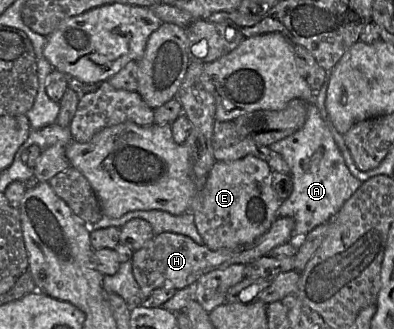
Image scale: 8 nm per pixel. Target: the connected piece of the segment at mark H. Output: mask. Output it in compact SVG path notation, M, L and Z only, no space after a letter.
M278 217L261 236L250 243L231 248L211 250L204 244L197 244L183 234L163 232L155 235L142 248L134 251L132 257L133 275L137 281L142 299L147 300L152 292L163 286L176 290L194 287L197 280L204 274L225 268L231 264L248 264L264 255L274 247L288 243L294 230L295 221L292 217Z

